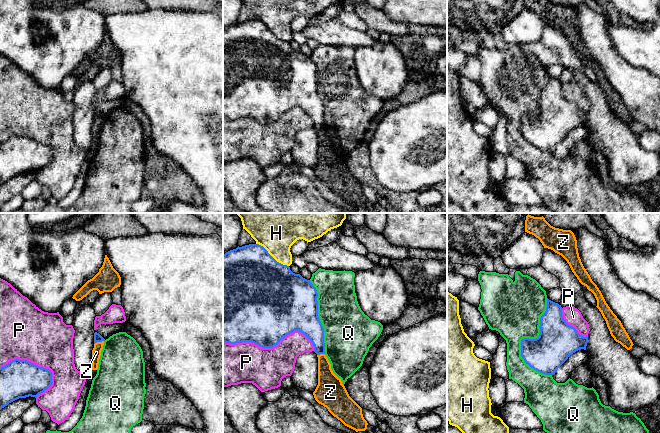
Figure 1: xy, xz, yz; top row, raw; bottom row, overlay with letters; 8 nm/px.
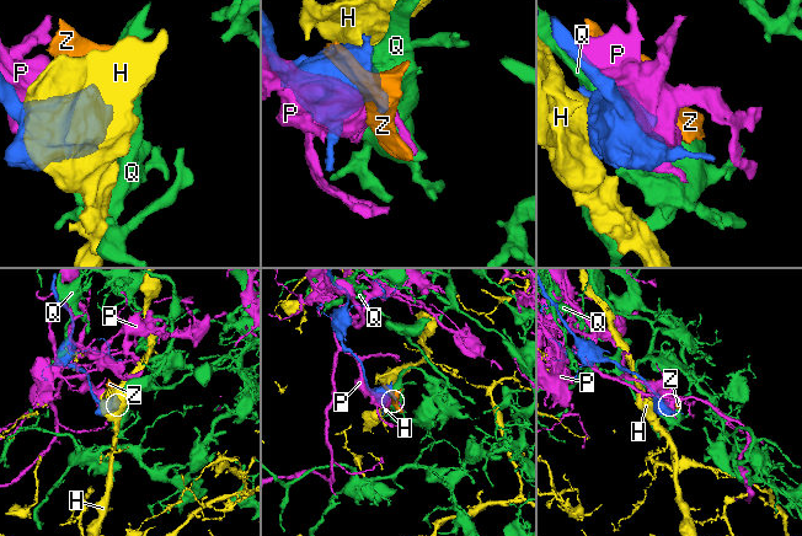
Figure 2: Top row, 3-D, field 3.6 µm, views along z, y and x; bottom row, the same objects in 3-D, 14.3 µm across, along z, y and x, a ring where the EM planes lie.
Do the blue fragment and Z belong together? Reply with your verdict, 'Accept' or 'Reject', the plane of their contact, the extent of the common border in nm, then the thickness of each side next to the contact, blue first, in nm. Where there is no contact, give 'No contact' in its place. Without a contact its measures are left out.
Reject. Touches blue in xy. Shared border 90 nm. Thickness 60 nm (blue) against 80 nm

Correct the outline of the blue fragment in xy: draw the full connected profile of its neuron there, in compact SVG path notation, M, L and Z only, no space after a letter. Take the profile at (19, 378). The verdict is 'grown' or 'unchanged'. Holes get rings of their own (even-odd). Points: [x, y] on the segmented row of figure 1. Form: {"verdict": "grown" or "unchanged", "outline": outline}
{"verdict": "unchanged", "outline": "M12 360L0 368L0 410L19 398L37 398L51 385L49 369L27 360Z"}

